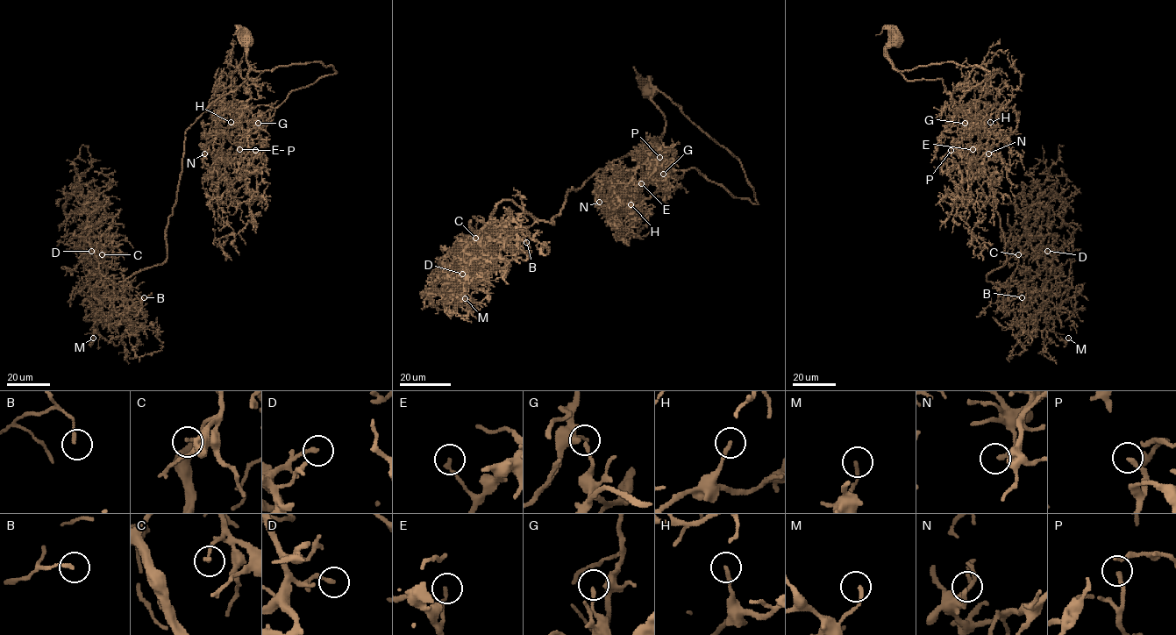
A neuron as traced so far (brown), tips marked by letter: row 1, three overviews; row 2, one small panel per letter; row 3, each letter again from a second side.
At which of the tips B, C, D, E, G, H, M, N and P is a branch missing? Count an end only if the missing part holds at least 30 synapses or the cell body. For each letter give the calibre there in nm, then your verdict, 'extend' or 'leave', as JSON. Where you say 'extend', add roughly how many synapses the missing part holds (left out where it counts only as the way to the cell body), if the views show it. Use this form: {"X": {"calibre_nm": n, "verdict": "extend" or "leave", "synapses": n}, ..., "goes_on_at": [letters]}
{"B": {"calibre_nm": 160, "verdict": "leave"}, "C": {"calibre_nm": 170, "verdict": "leave"}, "D": {"calibre_nm": 190, "verdict": "leave"}, "E": {"calibre_nm": 180, "verdict": "leave"}, "G": {"calibre_nm": 140, "verdict": "leave"}, "H": {"calibre_nm": 170, "verdict": "leave"}, "M": {"calibre_nm": 180, "verdict": "leave"}, "N": {"calibre_nm": 180, "verdict": "leave"}, "P": {"calibre_nm": 200, "verdict": "leave"}, "goes_on_at": []}

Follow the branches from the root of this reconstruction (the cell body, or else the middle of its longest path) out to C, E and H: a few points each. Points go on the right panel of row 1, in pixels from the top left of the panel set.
C: (896, 39), (890, 63), (941, 79), (979, 131), (1006, 258), (987, 280), (1018, 254)
E: (896, 39), (887, 53), (896, 70), (954, 62), (989, 72), (960, 101), (988, 138), (980, 158), (972, 149)
H: (896, 39), (887, 53), (896, 70), (987, 70), (960, 105), (978, 107), (972, 114), (988, 130), (990, 122)

